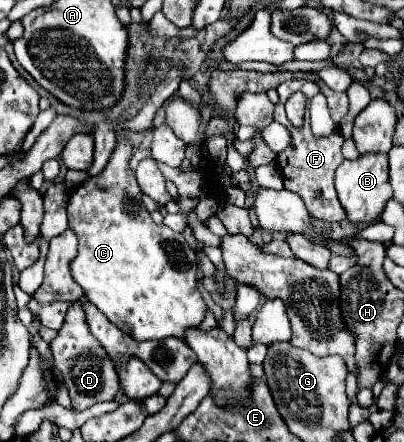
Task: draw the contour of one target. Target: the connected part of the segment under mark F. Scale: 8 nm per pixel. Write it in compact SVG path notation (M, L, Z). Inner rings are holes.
M290 79L290 81L284 81L278 85L278 95L280 95L280 101L276 105L276 111L274 111L274 121L286 125L290 131L292 131L292 143L288 149L284 149L282 153L278 153L276 161L280 165L280 171L282 171L282 177L284 177L284 187L288 191L294 191L302 197L304 205L308 207L308 213L314 217L314 219L320 219L320 221L344 221L346 219L346 211L342 209L340 201L338 201L338 195L336 195L336 189L334 189L334 171L336 167L344 161L342 157L342 143L344 143L344 137L342 133L332 133L328 137L322 137L322 139L316 139L312 133L310 133L310 114L306 111L304 117L304 123L300 129L296 129L286 113L284 113L284 103L286 99L294 93L294 91L302 91L308 102L316 95L320 93L318 85L314 81L308 81L308 79Z

